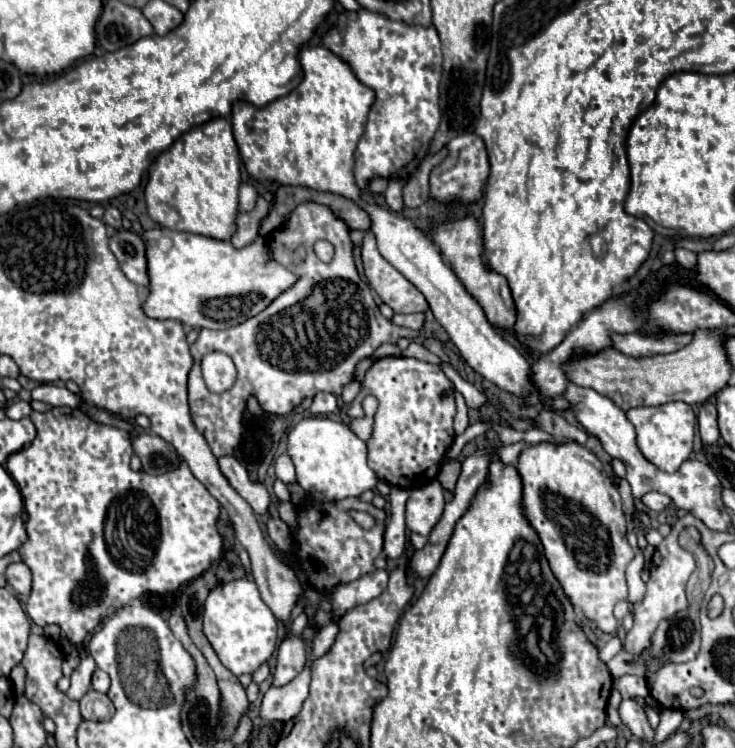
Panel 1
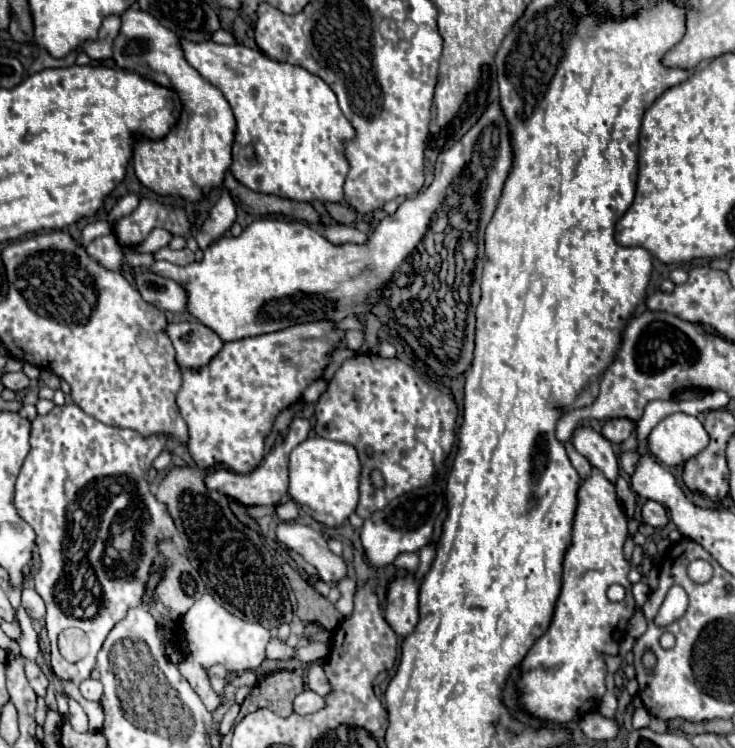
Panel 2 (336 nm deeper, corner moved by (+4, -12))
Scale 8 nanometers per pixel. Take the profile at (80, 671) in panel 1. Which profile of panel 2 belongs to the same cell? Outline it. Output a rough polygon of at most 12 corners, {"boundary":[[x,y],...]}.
{"boundary":[[68,698],[68,720],[76,732],[88,730],[88,716],[82,706]]}

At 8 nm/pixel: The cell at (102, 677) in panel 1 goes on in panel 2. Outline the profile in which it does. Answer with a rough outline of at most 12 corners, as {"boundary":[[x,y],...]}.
{"boundary":[[94,678],[80,684],[86,700],[100,700],[102,684]]}

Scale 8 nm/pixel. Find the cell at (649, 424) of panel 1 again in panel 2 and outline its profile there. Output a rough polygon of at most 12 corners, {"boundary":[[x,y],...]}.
{"boundary":[[676,412],[648,436],[650,452],[680,466],[708,444],[696,416]]}

